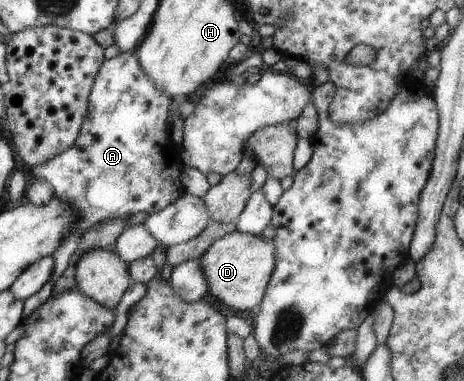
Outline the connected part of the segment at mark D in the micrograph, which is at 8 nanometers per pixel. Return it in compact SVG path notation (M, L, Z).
M234 230L214 240L205 249L202 256L198 258L198 266L202 270L208 294L239 315L256 309L262 301L266 284L274 269L272 239L264 240L261 236L242 234Z

